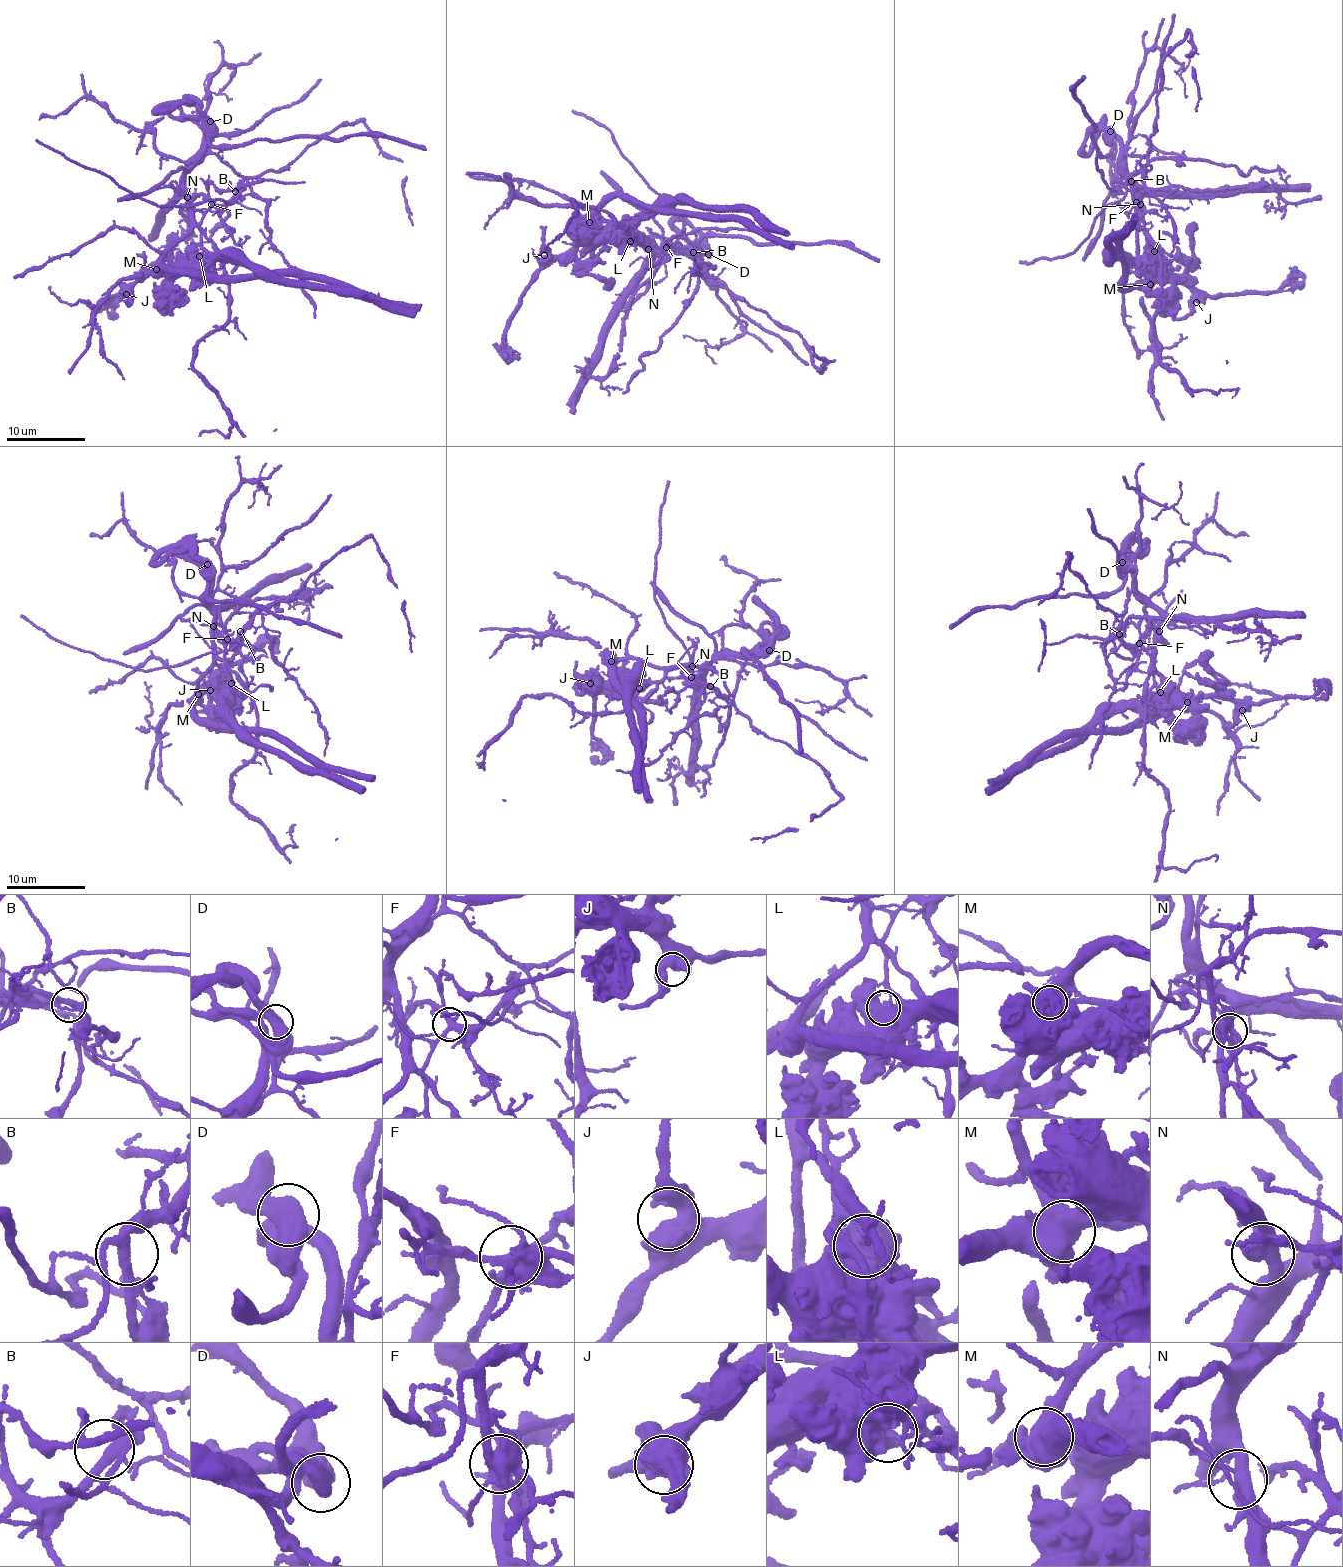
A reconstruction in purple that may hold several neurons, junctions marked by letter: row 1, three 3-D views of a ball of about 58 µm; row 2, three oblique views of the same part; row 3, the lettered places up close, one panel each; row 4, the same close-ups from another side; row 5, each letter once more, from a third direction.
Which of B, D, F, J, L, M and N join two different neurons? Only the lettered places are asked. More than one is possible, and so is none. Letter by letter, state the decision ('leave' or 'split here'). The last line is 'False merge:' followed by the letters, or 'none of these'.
B: leave
D: leave
F: leave
J: leave
L: split here
M: split here
N: split here
False merge: L, M, N

